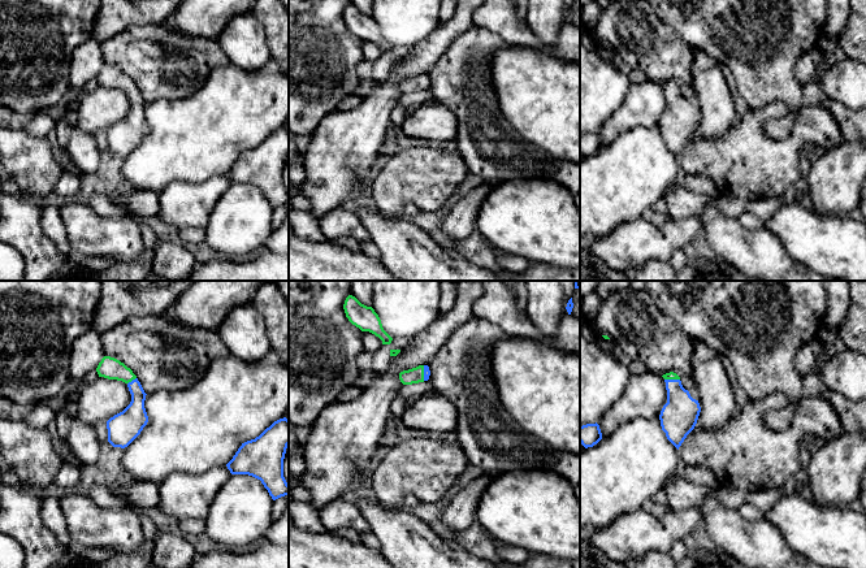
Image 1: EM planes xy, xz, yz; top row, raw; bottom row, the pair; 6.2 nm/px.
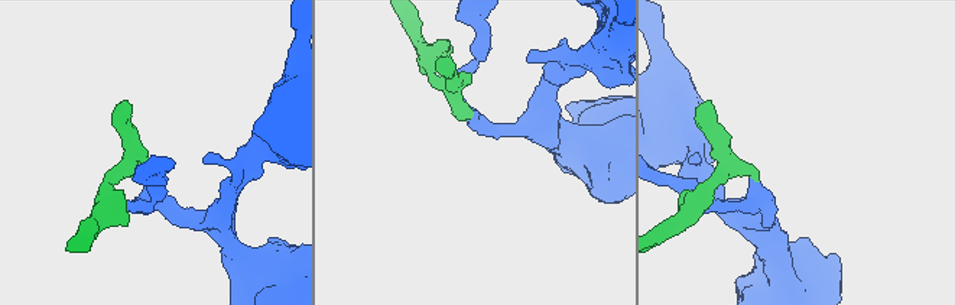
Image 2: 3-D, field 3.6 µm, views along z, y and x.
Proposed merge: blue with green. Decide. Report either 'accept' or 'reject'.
accept

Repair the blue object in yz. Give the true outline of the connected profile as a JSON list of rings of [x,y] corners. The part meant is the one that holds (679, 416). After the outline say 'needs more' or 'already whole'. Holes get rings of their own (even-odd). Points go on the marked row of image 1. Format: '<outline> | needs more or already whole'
[[[674,373],[662,376],[666,382],[667,403],[663,406],[659,420],[667,439],[679,450],[687,435],[694,429],[701,407],[681,385],[680,377]]] | needs more

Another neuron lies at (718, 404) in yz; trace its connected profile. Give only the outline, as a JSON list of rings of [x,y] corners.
[[[693,341],[692,376],[701,407],[694,429],[722,429],[740,408],[720,355],[705,342]]]

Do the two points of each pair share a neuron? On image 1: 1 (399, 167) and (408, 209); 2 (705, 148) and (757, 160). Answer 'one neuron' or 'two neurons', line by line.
1: two neurons
2: one neuron

